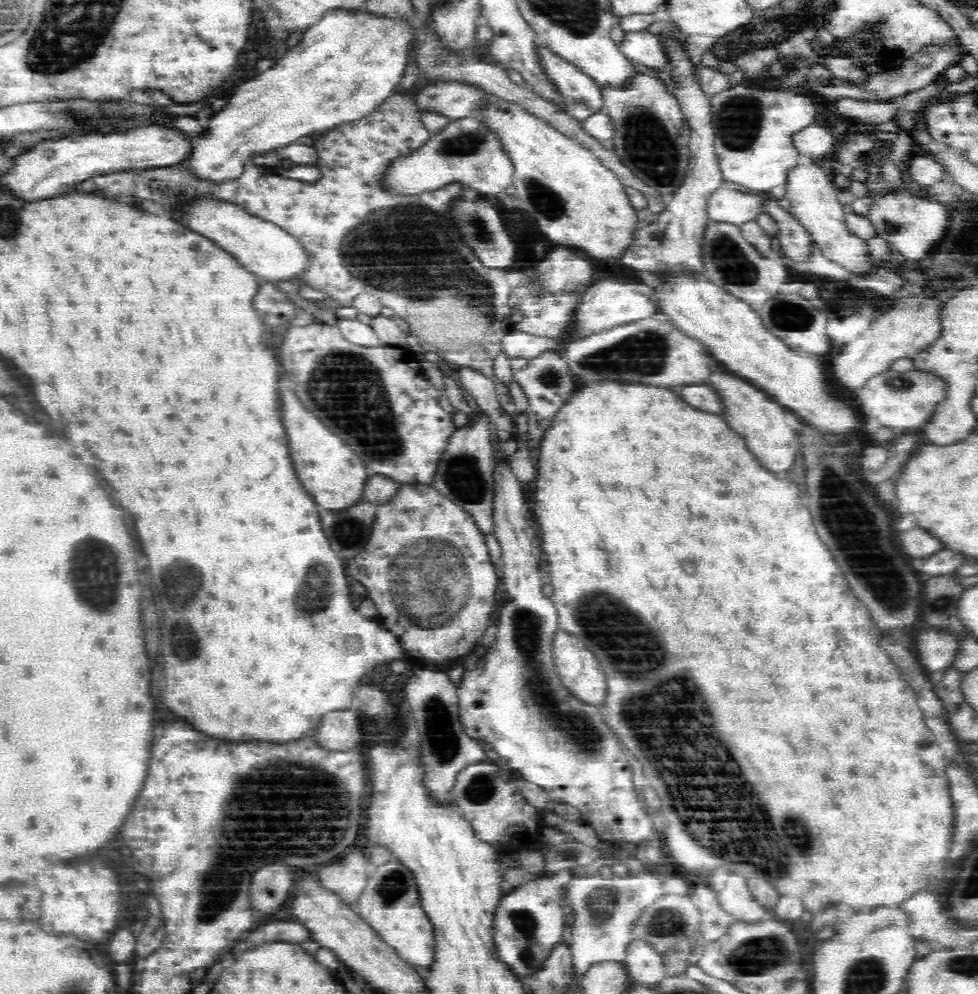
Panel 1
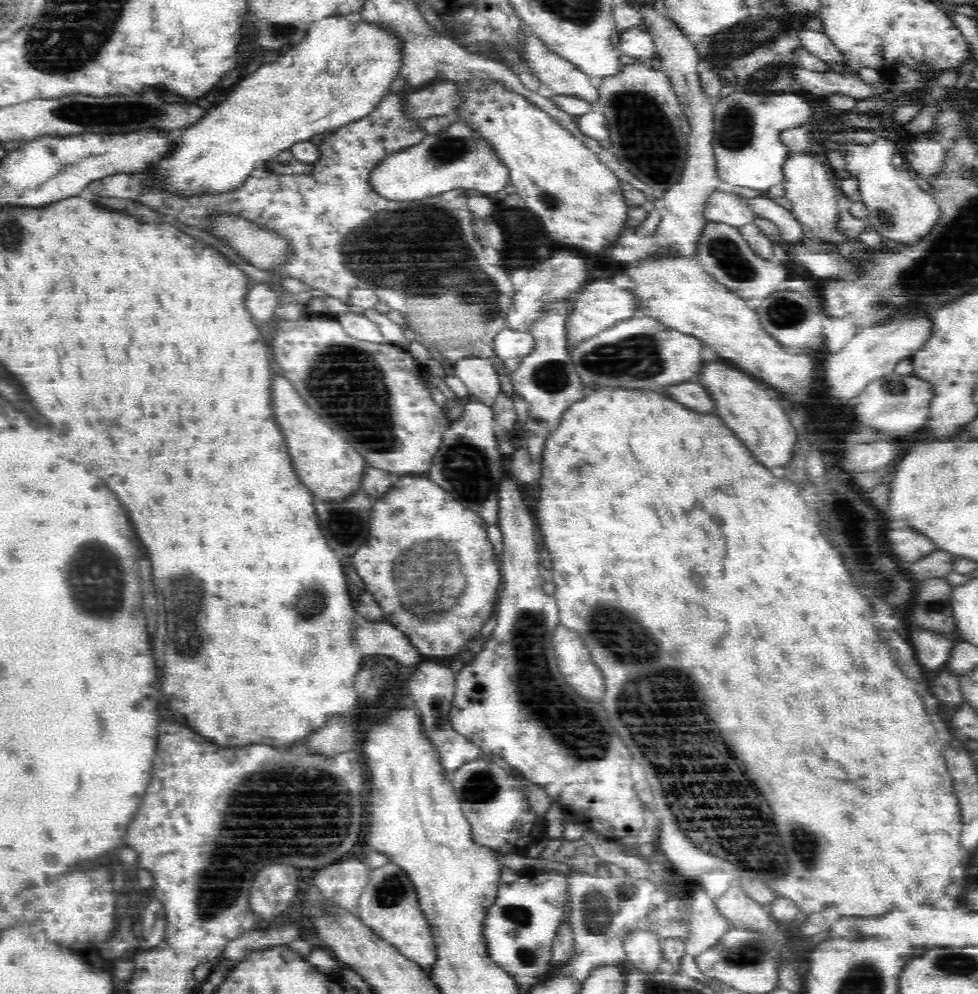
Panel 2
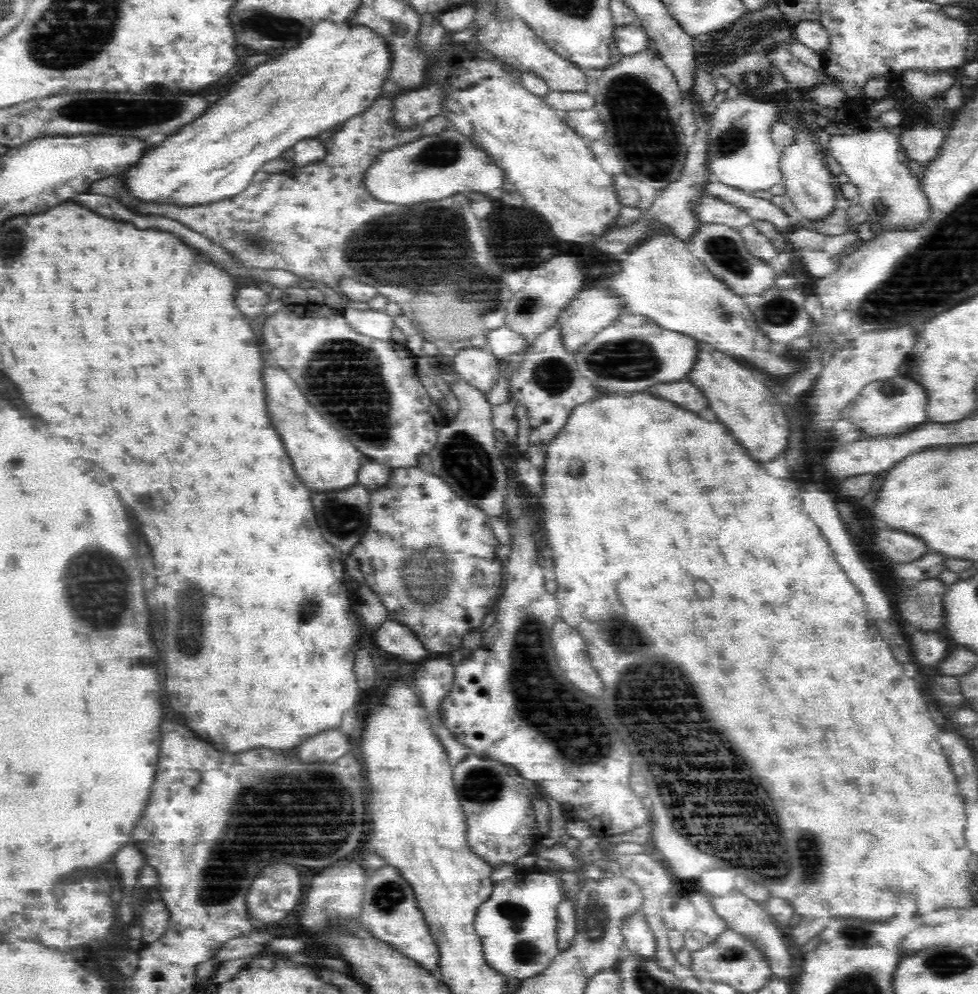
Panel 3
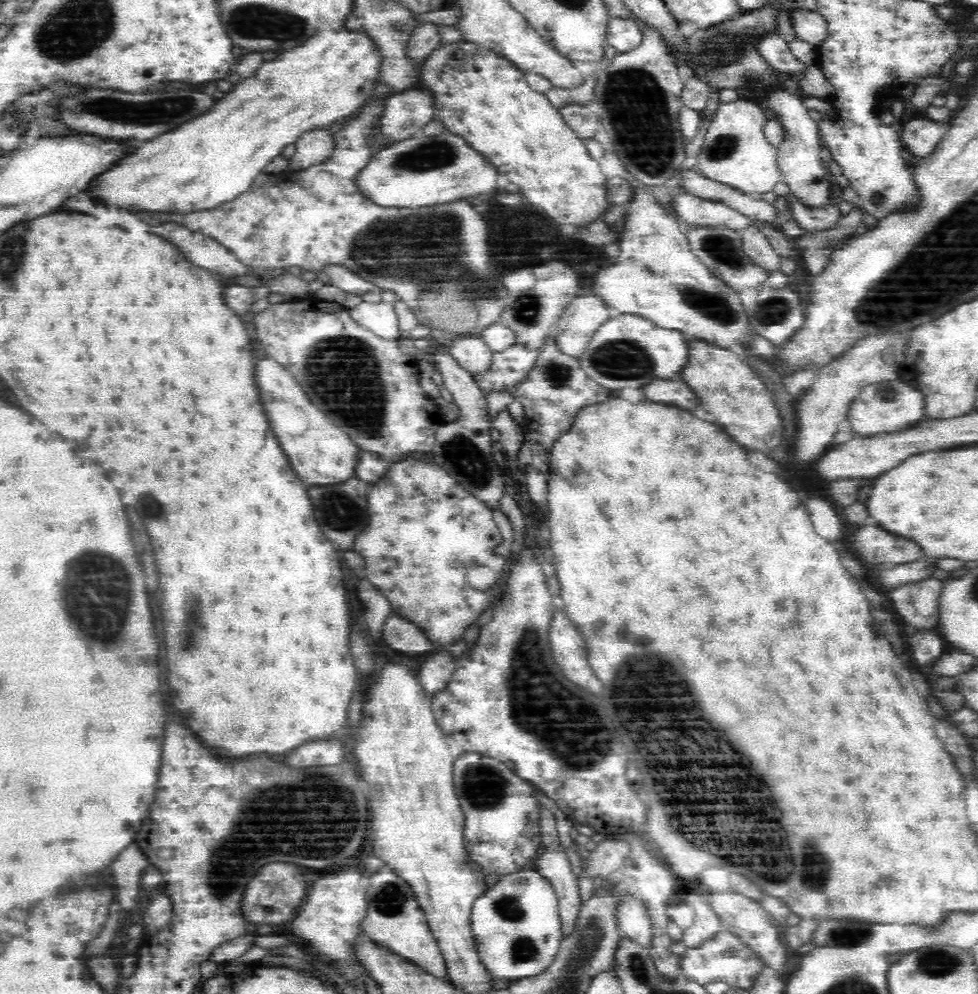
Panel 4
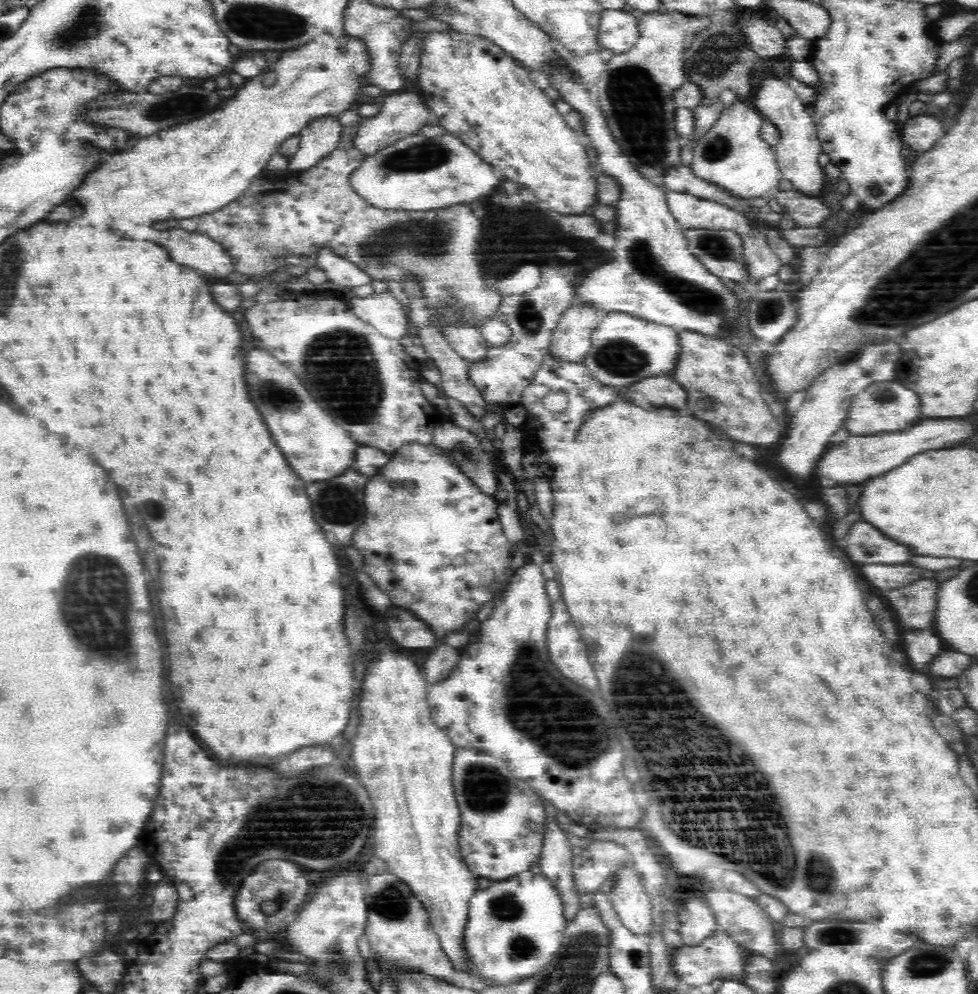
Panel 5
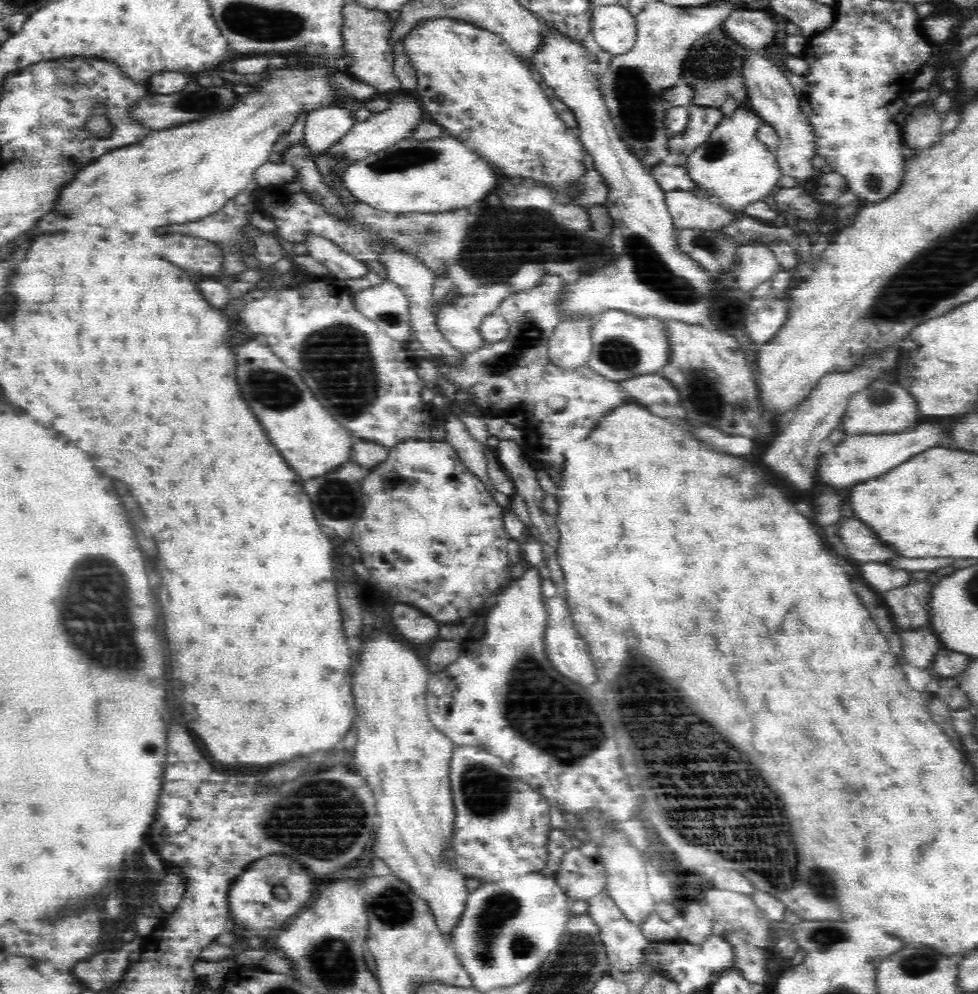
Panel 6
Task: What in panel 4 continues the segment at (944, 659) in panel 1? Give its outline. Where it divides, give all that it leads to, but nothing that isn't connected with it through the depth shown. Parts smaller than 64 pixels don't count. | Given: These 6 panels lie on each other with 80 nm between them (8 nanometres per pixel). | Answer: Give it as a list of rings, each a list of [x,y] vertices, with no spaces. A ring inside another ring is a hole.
[[[918,632],[908,638],[910,644],[910,654],[912,660],[918,664],[919,668],[931,667],[937,661],[949,645],[932,632]]]

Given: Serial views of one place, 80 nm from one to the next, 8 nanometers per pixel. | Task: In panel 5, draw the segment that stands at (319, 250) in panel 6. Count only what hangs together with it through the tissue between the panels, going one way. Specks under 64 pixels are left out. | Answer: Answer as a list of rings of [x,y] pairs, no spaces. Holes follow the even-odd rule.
[[[324,251],[314,262],[314,268],[324,270],[327,280],[346,288],[358,288],[372,284],[372,279],[354,264]]]

